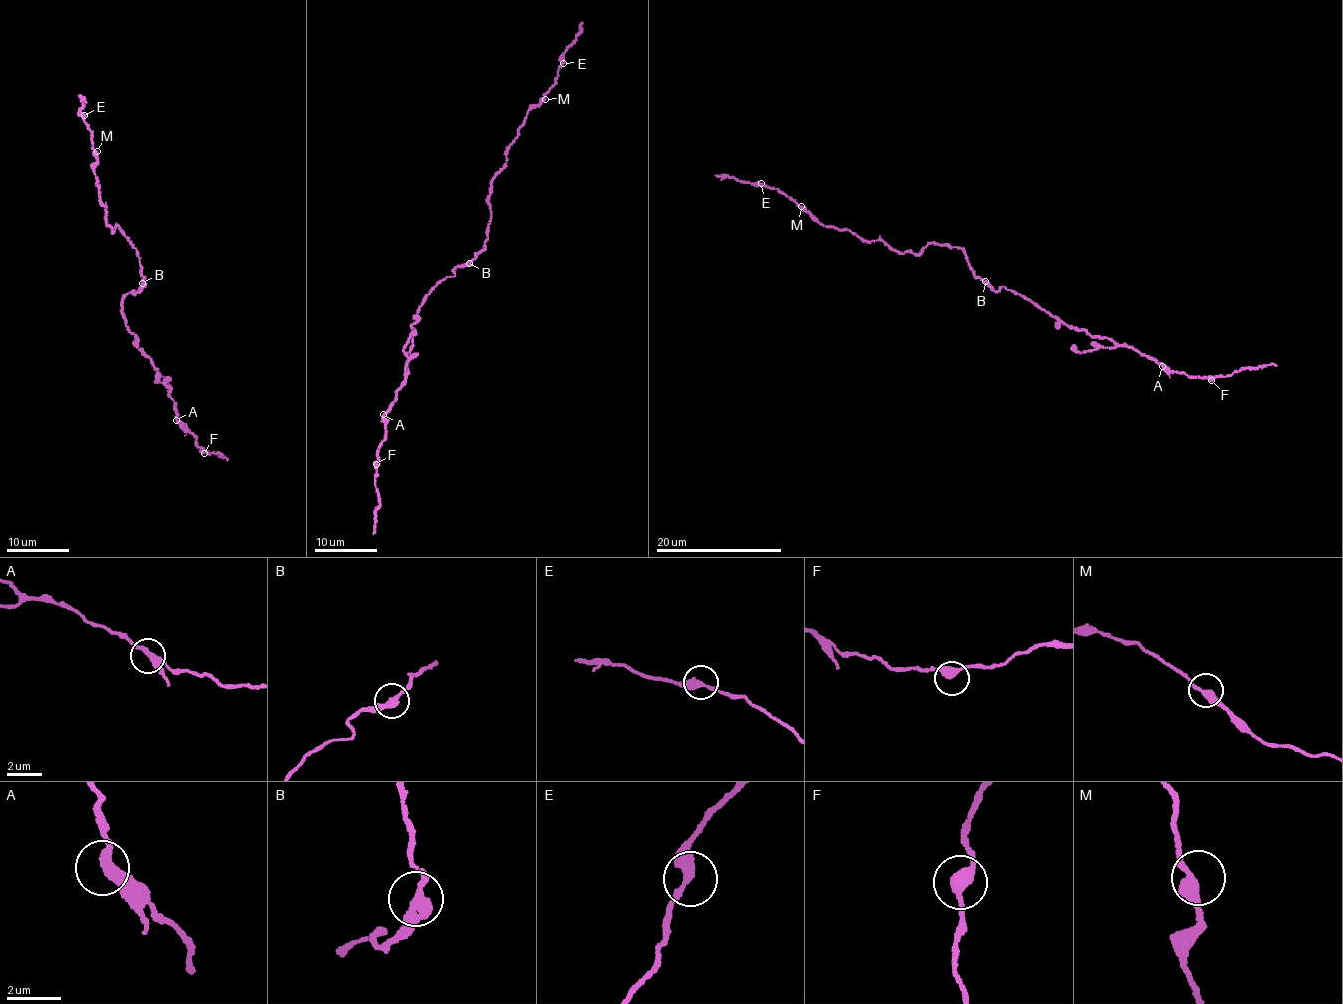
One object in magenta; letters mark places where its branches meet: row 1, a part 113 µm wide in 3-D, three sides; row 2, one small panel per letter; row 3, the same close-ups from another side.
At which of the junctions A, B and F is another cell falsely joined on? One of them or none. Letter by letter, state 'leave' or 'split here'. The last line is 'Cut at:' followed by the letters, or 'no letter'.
A: leave
B: leave
F: leave
Cut at: no letter

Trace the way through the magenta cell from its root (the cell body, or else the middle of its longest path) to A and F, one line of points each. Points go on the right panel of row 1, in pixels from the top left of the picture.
A: (995, 291), (1004, 286), (1068, 326), (1125, 344), (1162, 366)
F: (995, 291), (1004, 286), (1068, 326), (1137, 349), (1170, 371), (1211, 380)

